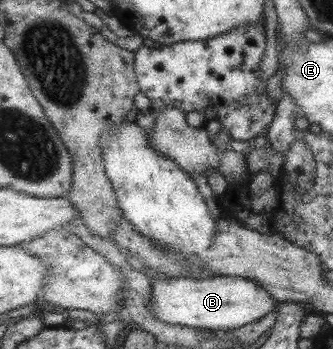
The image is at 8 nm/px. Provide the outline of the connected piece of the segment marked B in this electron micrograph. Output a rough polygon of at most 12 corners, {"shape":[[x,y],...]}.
{"shape":[[246,276],[152,280],[171,325],[228,333],[280,303]]}

